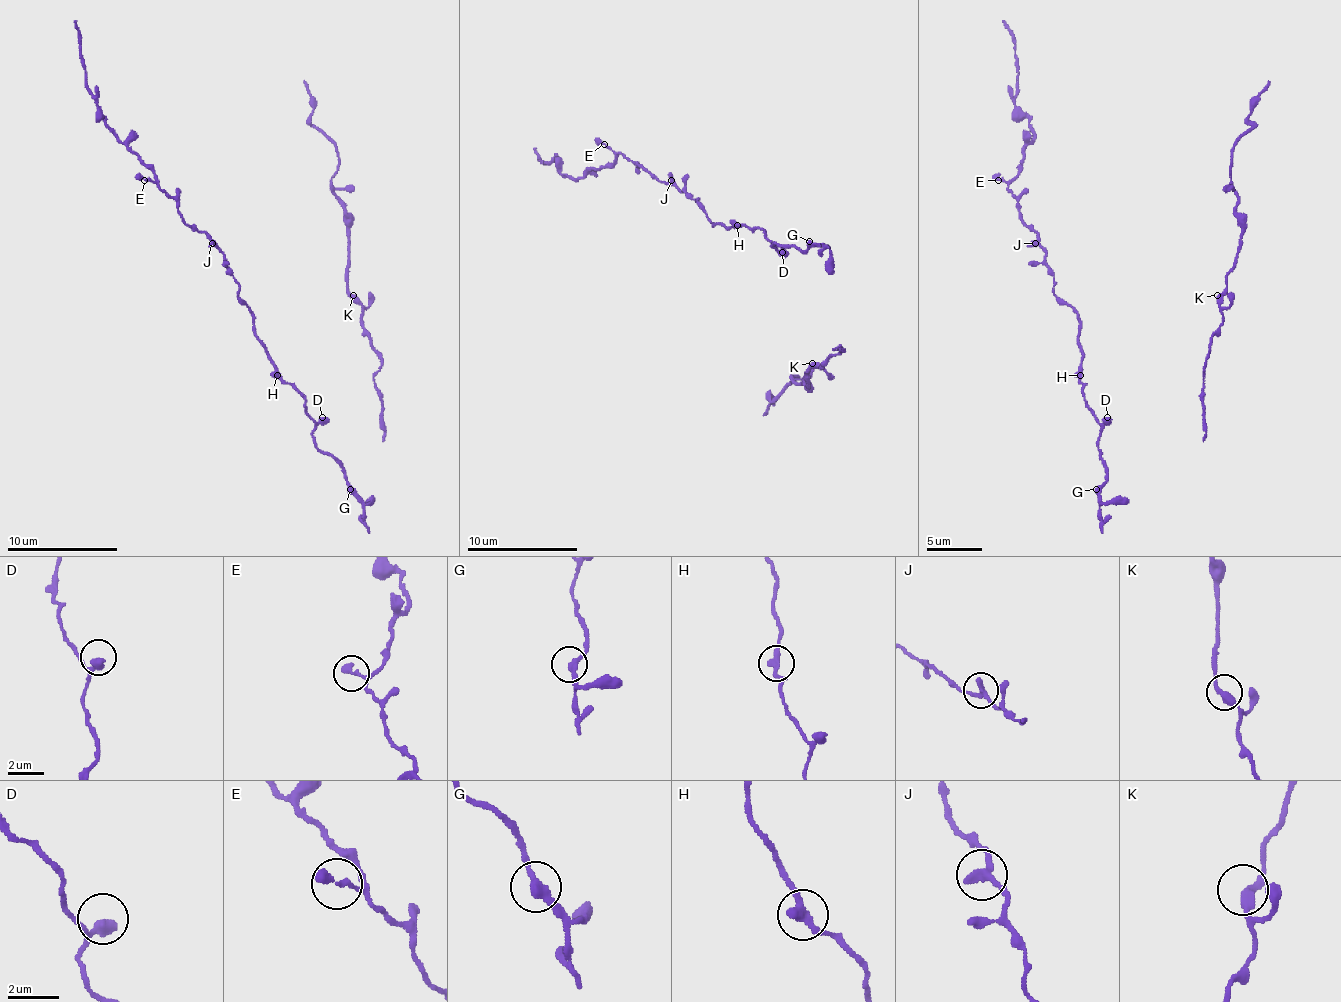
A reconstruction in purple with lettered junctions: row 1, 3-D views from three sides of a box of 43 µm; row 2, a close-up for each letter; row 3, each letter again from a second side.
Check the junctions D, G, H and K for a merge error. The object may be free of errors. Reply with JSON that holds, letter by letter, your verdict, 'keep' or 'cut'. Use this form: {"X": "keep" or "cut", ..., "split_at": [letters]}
{"D": "keep", "G": "keep", "H": "keep", "K": "keep", "split_at": []}

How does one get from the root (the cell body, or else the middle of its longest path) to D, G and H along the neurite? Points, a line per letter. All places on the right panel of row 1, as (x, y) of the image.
D: (1104, 464), (1098, 436), (1101, 422), (1107, 417)
G: (1104, 464), (1104, 481), (1096, 489)
H: (1104, 464), (1098, 447), (1101, 422), (1087, 406), (1079, 375)

